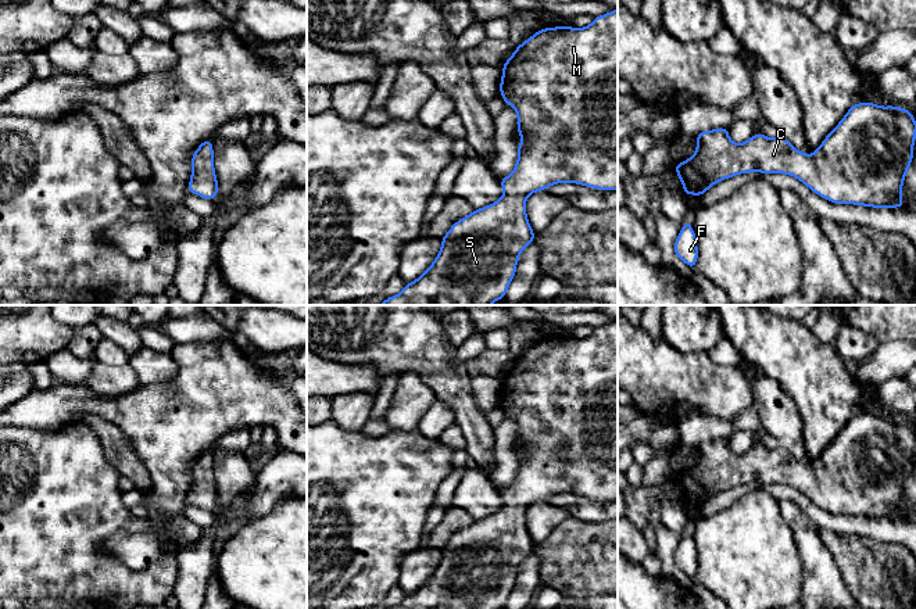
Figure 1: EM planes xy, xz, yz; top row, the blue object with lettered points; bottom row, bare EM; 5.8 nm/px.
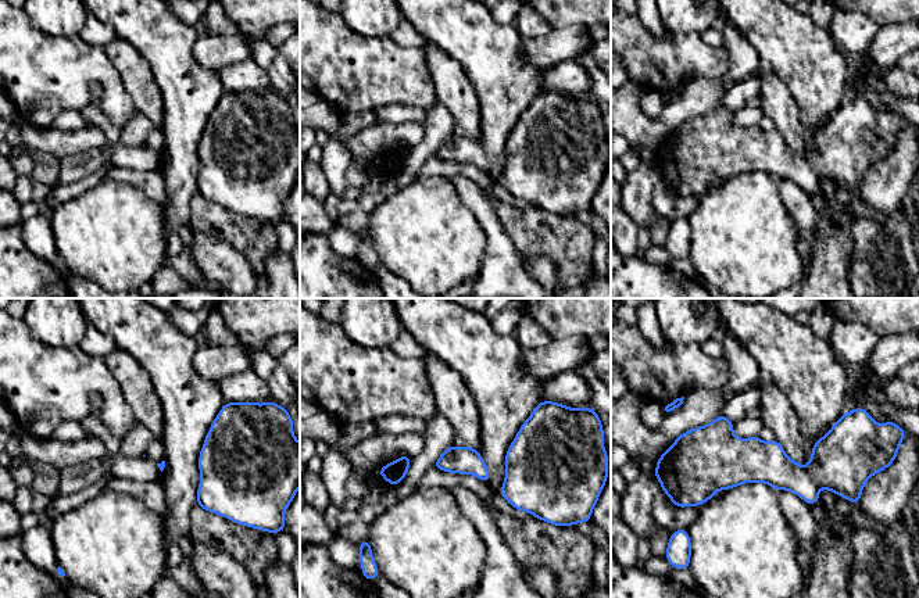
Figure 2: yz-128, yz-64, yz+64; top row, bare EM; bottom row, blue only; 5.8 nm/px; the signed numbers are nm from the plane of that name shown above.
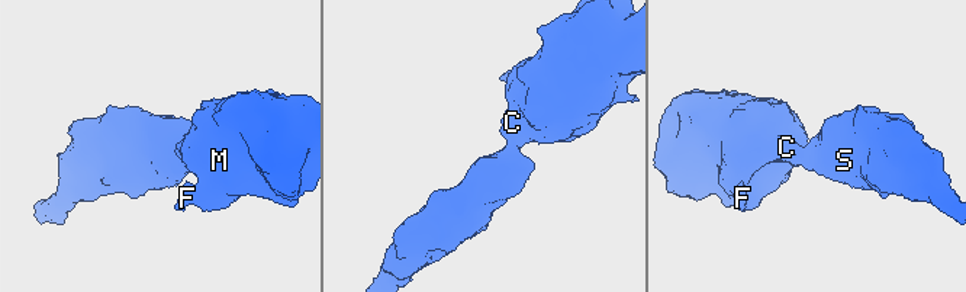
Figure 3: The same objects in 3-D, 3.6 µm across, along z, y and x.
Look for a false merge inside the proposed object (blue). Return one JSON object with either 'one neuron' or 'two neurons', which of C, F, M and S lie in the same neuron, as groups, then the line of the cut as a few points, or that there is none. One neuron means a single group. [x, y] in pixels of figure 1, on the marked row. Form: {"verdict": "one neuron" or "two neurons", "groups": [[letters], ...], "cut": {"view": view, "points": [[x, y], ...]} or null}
{"verdict": "one neuron", "groups": [["C", "F", "M", "S"]], "cut": null}

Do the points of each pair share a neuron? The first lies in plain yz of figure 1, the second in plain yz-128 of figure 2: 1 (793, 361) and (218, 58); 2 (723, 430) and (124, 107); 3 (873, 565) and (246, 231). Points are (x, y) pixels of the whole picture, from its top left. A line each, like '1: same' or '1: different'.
1: different
2: different
3: same

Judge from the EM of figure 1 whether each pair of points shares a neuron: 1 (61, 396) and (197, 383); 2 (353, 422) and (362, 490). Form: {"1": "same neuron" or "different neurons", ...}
{"1": "same neuron", "2": "different neurons"}

